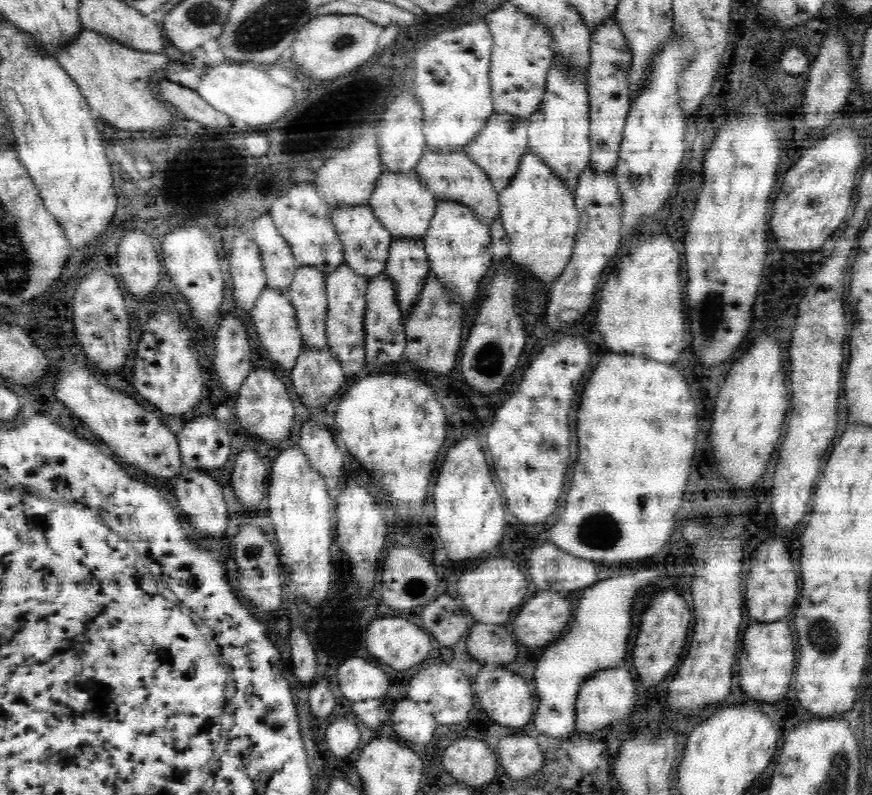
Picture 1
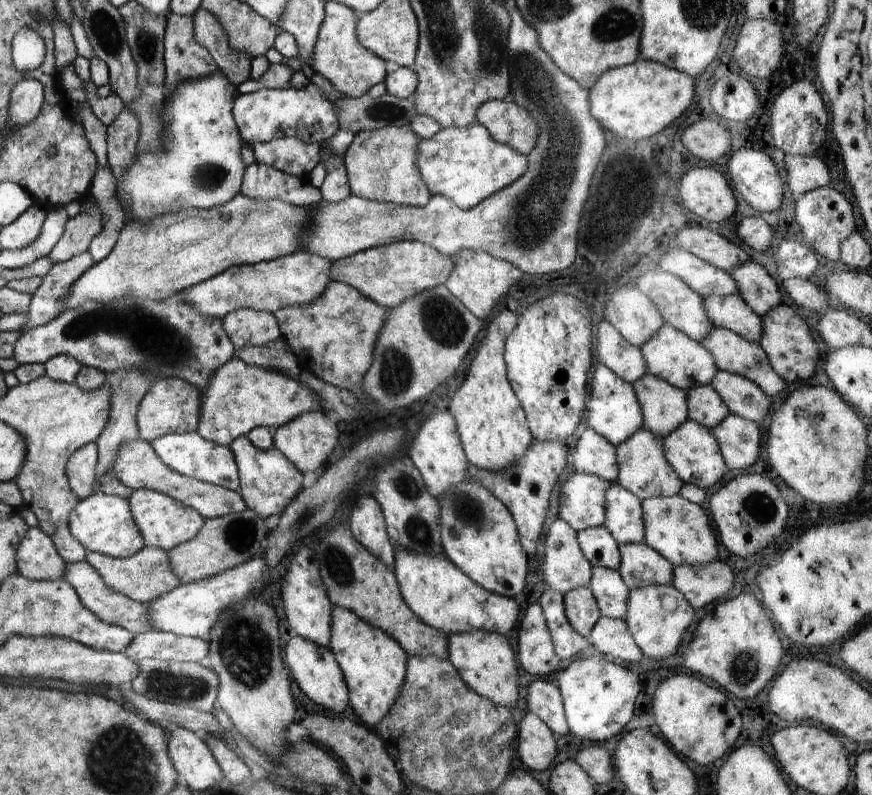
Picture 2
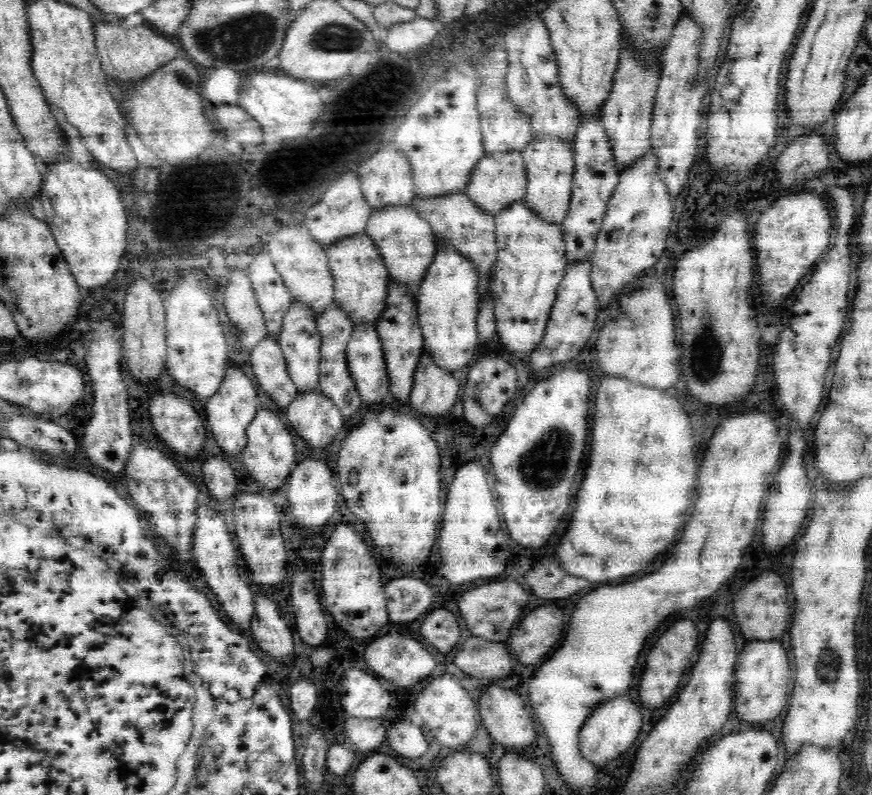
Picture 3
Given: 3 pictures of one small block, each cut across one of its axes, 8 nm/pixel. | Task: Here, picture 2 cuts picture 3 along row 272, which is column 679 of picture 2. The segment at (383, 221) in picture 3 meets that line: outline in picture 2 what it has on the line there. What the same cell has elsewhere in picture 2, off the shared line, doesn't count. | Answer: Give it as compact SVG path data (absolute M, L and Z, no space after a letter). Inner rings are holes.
M646 373L631 384L643 414L643 427L658 438L667 437L688 419L687 394L662 377Z

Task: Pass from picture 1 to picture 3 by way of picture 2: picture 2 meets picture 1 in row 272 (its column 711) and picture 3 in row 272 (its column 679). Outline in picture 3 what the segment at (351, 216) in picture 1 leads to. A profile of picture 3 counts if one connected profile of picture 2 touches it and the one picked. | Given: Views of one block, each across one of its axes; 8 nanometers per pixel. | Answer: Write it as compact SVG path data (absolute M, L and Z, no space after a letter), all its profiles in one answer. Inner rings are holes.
M366 231L338 240L328 246L327 261L334 279L333 304L349 314L354 326L364 322L375 324L386 308L386 296L389 294L389 284L392 281L373 240Z

